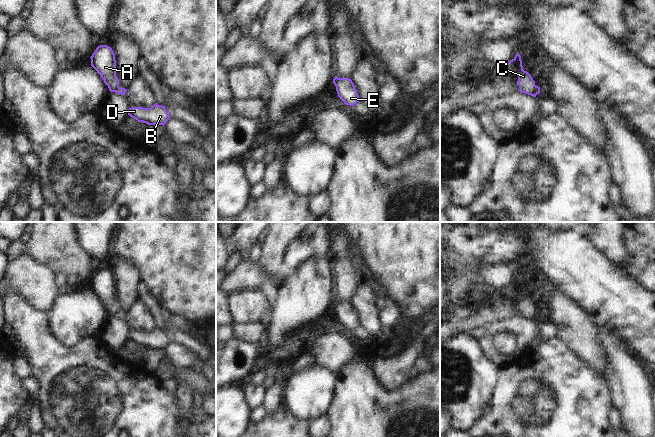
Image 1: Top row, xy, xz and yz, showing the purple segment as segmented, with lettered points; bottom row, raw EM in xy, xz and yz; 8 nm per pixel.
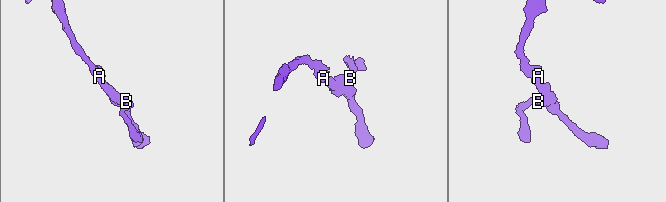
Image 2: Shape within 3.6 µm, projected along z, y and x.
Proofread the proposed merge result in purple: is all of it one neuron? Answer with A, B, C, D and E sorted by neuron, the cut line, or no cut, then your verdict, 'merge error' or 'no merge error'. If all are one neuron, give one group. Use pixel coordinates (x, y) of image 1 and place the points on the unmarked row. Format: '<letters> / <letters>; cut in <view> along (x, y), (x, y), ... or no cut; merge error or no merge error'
A B C D E; no cut; no merge error

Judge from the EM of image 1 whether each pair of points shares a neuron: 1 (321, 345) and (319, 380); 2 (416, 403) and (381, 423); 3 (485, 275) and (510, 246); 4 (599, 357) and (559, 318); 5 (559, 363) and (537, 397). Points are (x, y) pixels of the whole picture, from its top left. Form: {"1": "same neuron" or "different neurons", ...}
{"1": "different neurons", "2": "same neuron", "3": "different neurons", "4": "same neuron", "5": "same neuron"}

